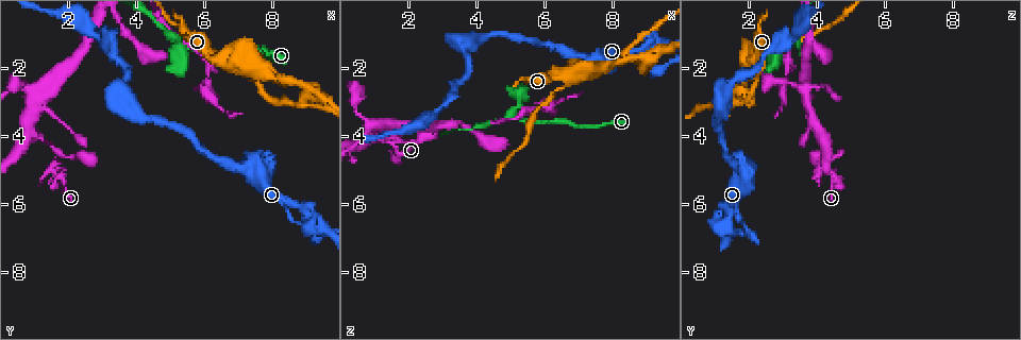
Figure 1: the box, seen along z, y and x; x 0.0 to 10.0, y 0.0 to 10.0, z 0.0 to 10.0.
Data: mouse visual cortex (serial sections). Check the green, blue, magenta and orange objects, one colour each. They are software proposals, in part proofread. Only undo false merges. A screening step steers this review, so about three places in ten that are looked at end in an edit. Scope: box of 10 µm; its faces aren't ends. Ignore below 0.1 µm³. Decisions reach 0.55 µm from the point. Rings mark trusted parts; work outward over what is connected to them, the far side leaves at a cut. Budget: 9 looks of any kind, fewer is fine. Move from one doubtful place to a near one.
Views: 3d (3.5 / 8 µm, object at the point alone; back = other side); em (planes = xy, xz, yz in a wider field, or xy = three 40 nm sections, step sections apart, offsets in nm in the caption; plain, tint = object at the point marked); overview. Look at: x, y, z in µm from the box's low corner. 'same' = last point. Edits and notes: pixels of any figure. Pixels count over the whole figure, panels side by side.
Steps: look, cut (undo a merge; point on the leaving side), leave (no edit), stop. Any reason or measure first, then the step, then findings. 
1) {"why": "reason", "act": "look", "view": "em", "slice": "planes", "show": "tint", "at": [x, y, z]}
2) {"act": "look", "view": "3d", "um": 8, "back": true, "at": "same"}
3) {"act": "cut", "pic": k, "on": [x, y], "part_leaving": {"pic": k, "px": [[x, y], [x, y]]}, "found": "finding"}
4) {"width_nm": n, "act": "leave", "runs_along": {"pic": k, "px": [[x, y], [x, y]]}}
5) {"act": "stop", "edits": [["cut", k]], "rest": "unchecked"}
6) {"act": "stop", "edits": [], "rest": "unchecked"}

{"why": "sharp bend", "act": "look", "view": "3d", "um": 3.5, "at": [6.65, 1.75, 2.45]}

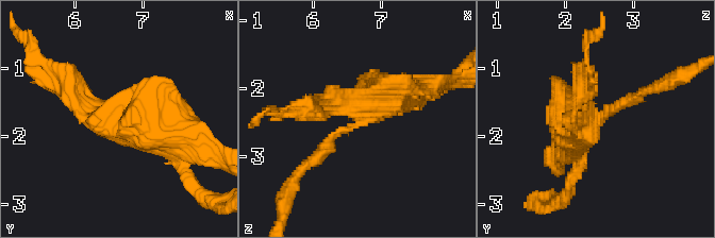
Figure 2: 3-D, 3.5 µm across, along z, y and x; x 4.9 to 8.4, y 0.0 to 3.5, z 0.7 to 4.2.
{"act": "cut", "pic": 2, "on": [202, 200], "part_leaving": {"pic": 2, "px": [[181, 165], [220, 204]]}, "found": "a second cell is stuck on"}

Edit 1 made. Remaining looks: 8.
{"why": "sudden change in width", "act": "look", "view": "3d", "um": 3.5, "at": [5.20, 1.35, 3.40]}

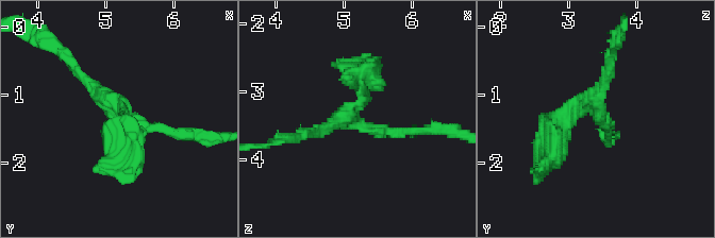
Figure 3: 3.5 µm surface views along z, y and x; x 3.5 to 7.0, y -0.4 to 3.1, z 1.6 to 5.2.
{"act": "look", "view": "em", "slice": "xy", "step": 1, "show": "tint", "at": [5.15, 1.30, 3.45]}

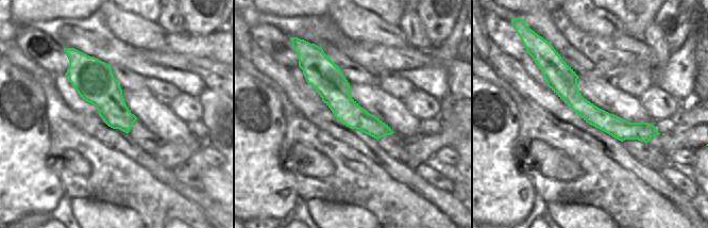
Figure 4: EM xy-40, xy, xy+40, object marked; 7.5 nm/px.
{"act": "leave", "runs_along": {"pic": 4, "px": [[553, 55], [591, 114], [654, 132]]}, "found": "continuous, no second cell"}

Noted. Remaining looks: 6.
{"why": "sharp bend", "act": "look", "view": "3d", "um": 3.5, "at": [1.70, 4.60, 4.05]}

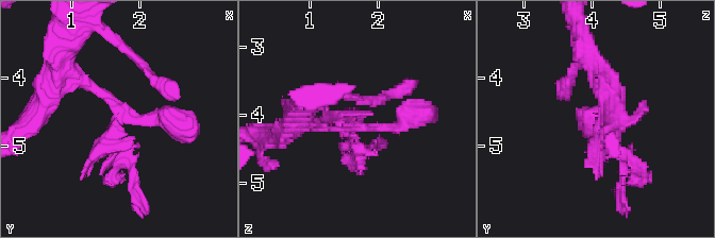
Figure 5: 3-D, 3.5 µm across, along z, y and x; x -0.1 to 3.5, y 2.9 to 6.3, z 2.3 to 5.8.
{"why": "now the EM", "act": "look", "view": "em", "slice": "xy", "step": 3, "show": "tint", "at": [1.65, 4.55, 4.10]}

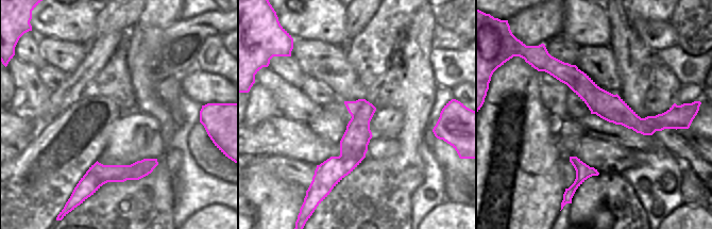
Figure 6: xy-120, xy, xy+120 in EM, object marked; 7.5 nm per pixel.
{"width_nm": 200, "act": "leave", "runs_along": {"pic": 5, "px": [[122, 156], [105, 140], [116, 107], [64, 68]]}, "found": "continuous, no second cell"}

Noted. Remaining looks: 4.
{"why": "three arms meet", "act": "look", "view": "3d", "um": 3.5, "at": [1.10, 2.95, 3.65]}

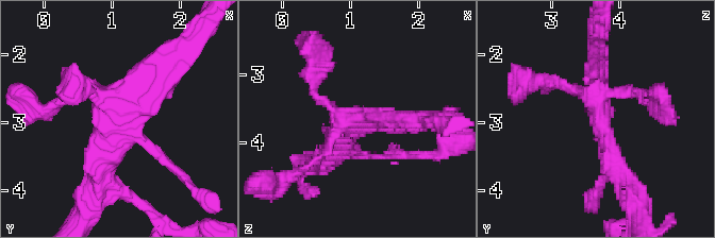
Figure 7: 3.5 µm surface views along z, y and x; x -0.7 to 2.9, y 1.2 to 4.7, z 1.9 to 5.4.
{"why": "need the tissue", "act": "look", "view": "em", "slice": "planes", "show": "tint", "at": [1.05, 2.90, 3.75]}

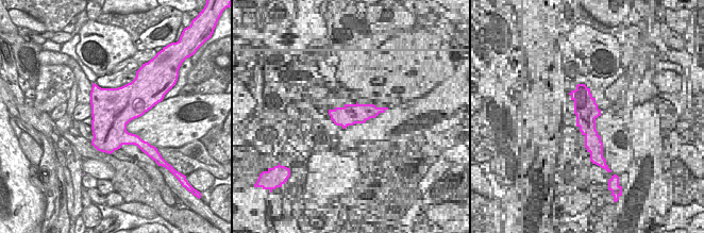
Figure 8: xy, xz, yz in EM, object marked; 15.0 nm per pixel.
{"act": "leave", "runs_along": {"pic": 7, "px": [[101, 177], [117, 116], [169, 60]]}, "found": "all the same cell"}

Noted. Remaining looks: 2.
{"act": "stop", "edits": [["cut", 2]], "rest": "unchecked"}

